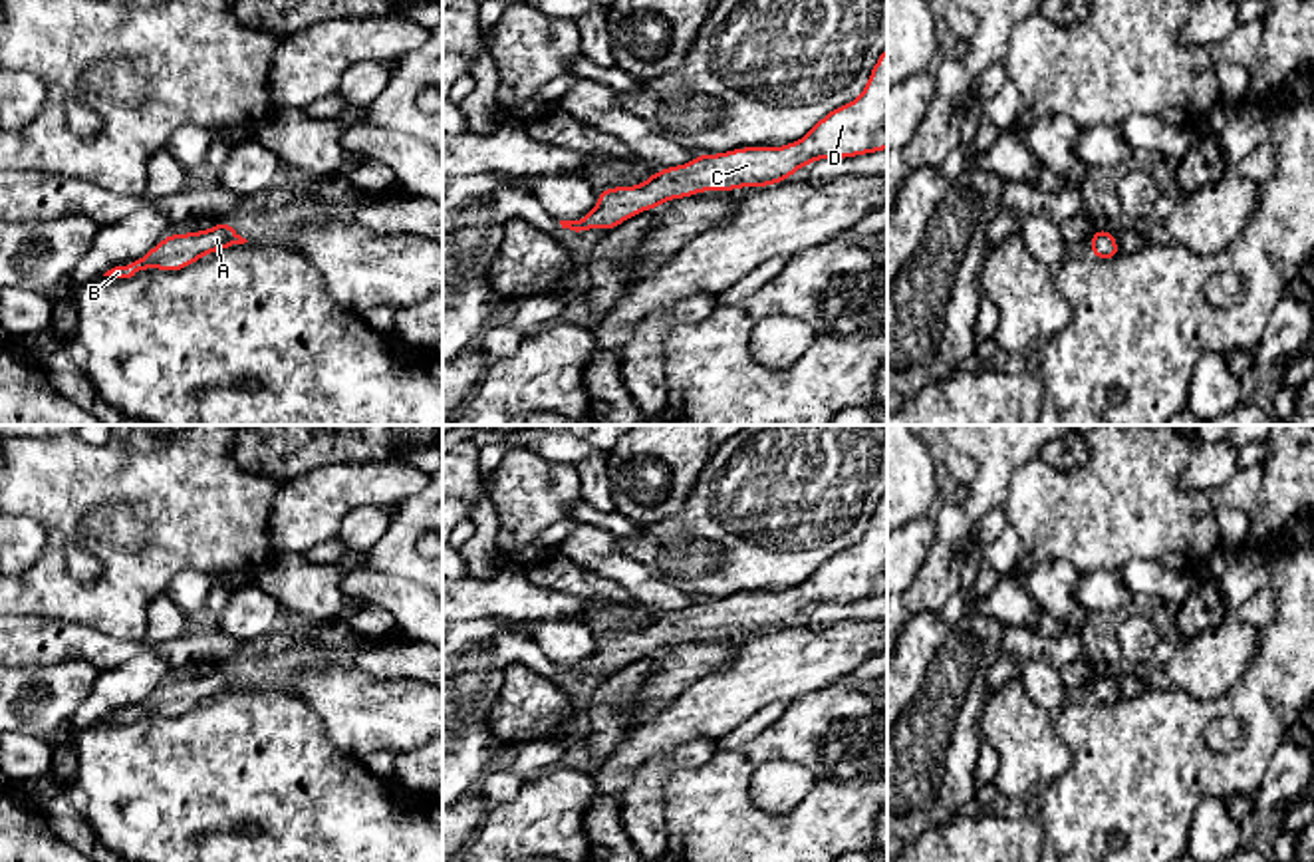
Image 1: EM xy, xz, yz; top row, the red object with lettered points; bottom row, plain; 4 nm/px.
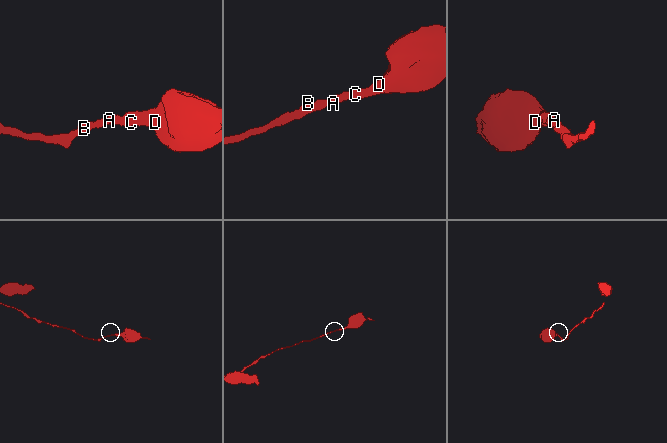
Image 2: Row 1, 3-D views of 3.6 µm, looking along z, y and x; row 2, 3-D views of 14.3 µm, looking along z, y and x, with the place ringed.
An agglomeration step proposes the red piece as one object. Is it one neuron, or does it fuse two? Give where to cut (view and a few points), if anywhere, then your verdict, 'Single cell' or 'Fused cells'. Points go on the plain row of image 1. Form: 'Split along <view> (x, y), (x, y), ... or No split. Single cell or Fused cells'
No split. Single cell

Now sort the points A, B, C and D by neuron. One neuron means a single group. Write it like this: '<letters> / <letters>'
A B C D

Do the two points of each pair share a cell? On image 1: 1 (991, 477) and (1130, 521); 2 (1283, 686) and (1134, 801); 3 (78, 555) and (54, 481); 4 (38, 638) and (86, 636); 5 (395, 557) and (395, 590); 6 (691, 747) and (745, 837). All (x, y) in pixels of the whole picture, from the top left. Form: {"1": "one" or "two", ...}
{"1": "two", "2": "one", "3": "two", "4": "one", "5": "two", "6": "two"}

